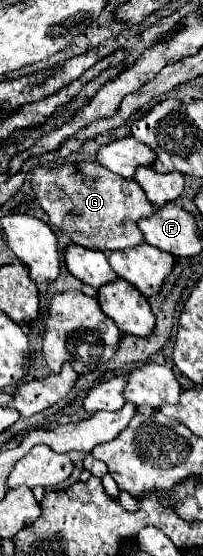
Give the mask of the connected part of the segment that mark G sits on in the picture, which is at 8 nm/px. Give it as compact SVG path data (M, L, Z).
M97 162L63 164L59 168L37 166L31 174L31 186L33 186L33 192L35 192L41 208L49 214L49 220L53 226L63 230L75 244L91 248L91 250L101 250L105 254L141 246L145 242L145 238L143 238L143 232L139 230L137 222L141 218L147 218L157 212L157 208L145 198L145 192L141 190L141 186L137 182L133 182L131 178L117 176L117 174L105 170Z

